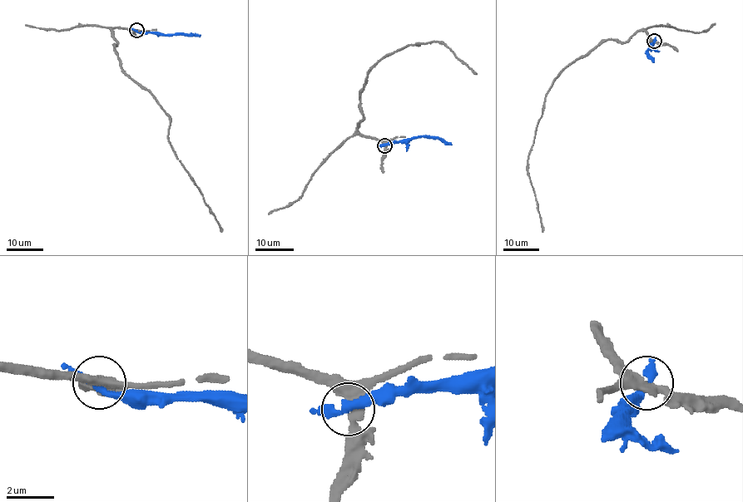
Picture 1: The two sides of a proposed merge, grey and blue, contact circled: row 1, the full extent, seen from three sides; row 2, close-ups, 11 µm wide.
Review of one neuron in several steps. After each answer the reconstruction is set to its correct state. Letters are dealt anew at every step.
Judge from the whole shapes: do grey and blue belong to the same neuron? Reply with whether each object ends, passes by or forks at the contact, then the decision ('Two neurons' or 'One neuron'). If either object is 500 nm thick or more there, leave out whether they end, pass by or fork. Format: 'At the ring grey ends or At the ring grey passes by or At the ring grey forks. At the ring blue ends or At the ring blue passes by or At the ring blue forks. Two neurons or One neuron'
At the ring grey forks. At the ring blue passes by. Two neurons

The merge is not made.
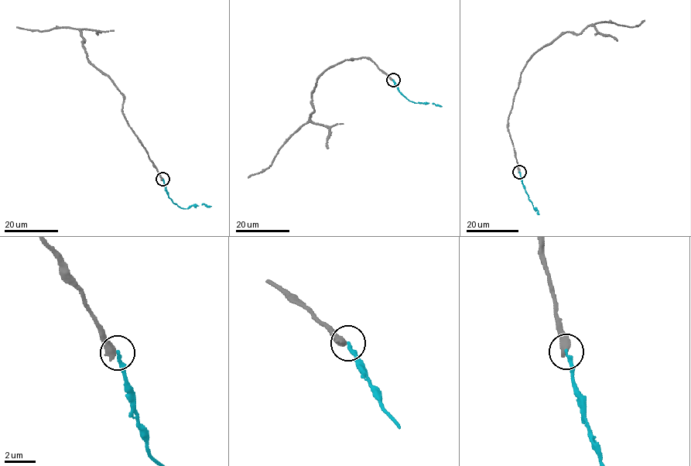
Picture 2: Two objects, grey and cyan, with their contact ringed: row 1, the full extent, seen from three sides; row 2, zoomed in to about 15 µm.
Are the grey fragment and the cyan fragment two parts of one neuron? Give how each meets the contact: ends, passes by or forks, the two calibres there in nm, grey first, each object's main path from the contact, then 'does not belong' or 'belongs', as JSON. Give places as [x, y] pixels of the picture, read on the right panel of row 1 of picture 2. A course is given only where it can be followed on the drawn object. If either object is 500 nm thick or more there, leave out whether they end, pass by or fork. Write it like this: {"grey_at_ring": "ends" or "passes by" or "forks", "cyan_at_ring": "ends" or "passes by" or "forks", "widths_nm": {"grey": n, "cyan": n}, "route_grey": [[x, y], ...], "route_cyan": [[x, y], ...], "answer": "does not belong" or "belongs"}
{"widths_nm": {"grey": 500, "cyan": 240}, "route_grey": [[519, 171], [507, 117], [530, 59], [565, 32], [580, 34], [605, 21], [632, 27], [644, 20]], "route_cyan": [[519, 171], [528, 199], [538, 214]], "answer": "does not belong"}

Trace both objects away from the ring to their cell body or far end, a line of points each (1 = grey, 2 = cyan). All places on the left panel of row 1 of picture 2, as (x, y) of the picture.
1: (162, 179), (122, 111), (123, 95), (88, 59), (79, 29), (63, 26), (39, 31), (16, 26)
2: (162, 179), (168, 197), (179, 206), (188, 208), (204, 203), (211, 206)

